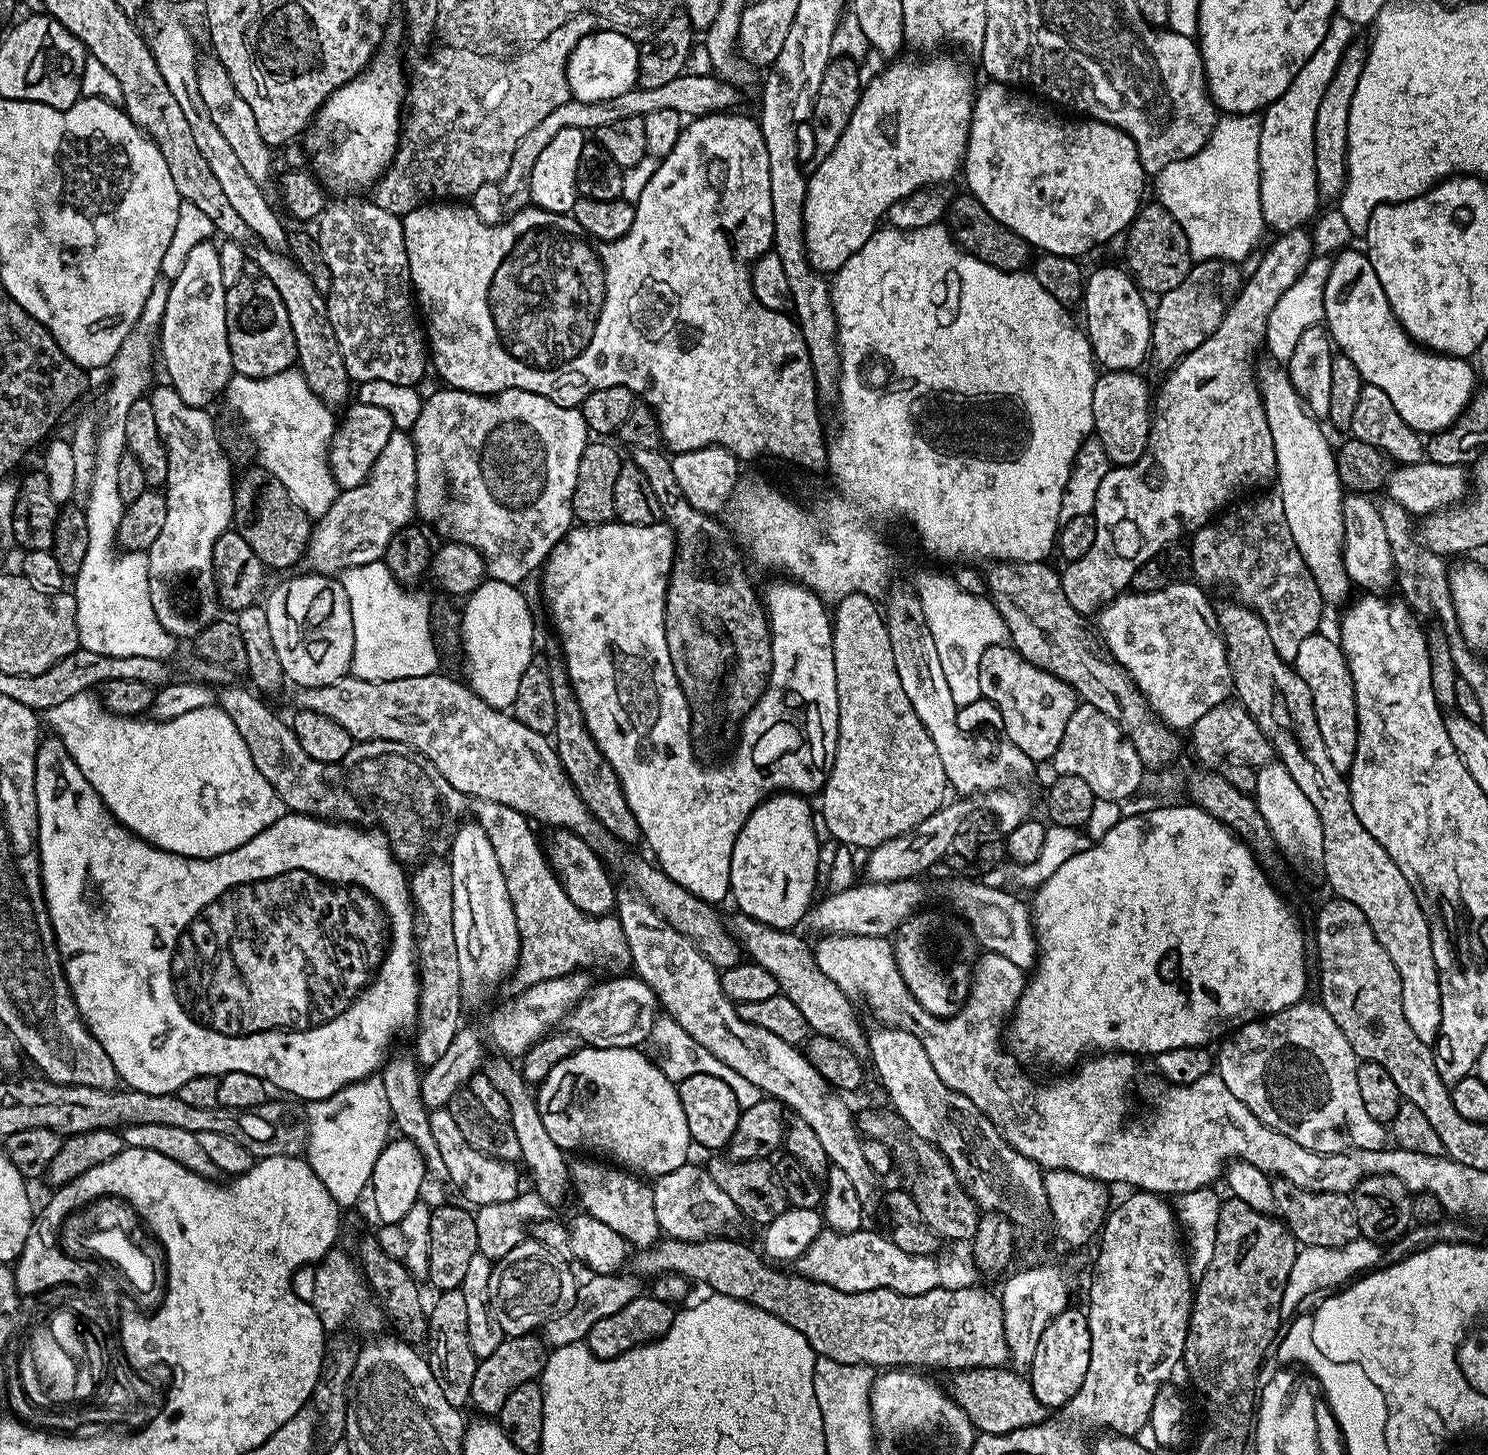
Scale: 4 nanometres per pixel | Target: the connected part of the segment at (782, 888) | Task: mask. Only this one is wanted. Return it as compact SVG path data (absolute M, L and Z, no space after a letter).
M781 792L761 800L746 818L734 842L730 862L730 896L743 915L771 928L792 930L814 903L820 840L812 825L812 808L800 794Z

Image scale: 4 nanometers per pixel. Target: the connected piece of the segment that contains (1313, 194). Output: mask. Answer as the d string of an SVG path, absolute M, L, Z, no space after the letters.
M1339 14L1333 15L1318 50L1314 50L1302 70L1298 70L1294 82L1286 86L1286 94L1262 113L1261 145L1258 147L1262 218L1269 229L1273 228L1273 233L1304 228L1317 215L1316 207L1322 203L1314 154L1314 118L1322 103L1322 94L1326 94L1326 86L1330 86L1330 78L1334 78L1338 70L1344 49L1354 43L1352 32L1354 26L1349 20Z

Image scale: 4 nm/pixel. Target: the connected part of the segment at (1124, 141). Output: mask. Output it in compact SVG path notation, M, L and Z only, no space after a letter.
M995 82L985 83L985 88L975 93L974 103L972 105L972 125L968 131L968 149L964 152L964 162L962 165L962 177L968 183L967 191L978 202L982 202L982 206L986 206L986 210L990 210L990 214L994 214L994 218L998 218L998 222L1002 222L1002 226L1006 226L1010 230L1014 230L1014 234L1018 234L1033 249L1040 252L1049 252L1050 254L1062 254L1063 256L1071 256L1073 258L1083 257L1083 252L1088 252L1091 248L1107 245L1110 238L1114 238L1114 234L1124 232L1128 225L1132 223L1132 219L1136 217L1136 213L1142 207L1144 196L1144 179L1146 173L1140 155L1138 154L1138 146L1134 146L1134 142L1130 138L1130 134L1126 134L1123 128L1115 128L1112 124L1107 124L1101 120L1093 120L1091 118L1076 118L1080 120L1063 120L1060 116L1055 116L1051 112L1051 107L1043 108L1039 104L1039 99L1031 100L1028 96L1023 96L1023 91L1013 90L1007 84L997 84Z

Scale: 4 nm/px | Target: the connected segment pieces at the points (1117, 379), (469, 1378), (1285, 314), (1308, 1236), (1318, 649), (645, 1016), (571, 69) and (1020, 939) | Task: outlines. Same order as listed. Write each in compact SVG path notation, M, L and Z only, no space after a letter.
M1104 370L1097 375L1094 386L1094 434L1102 442L1109 461L1113 465L1137 463L1149 451L1150 429L1150 396L1148 400L1148 384L1140 377L1136 370L1126 372L1113 372Z
M452 1288L448 1292L440 1292L437 1297L427 1309L426 1359L446 1402L463 1409L469 1403L470 1386L474 1382L474 1370L478 1363L474 1350L470 1350L470 1334L466 1330L466 1294L460 1288Z
M1332 207L1332 210L1323 212L1317 217L1313 223L1314 228L1310 230L1312 238L1313 251L1318 255L1313 257L1307 266L1307 269L1296 280L1295 284L1284 291L1282 298L1275 304L1272 319L1272 339L1274 345L1271 346L1271 356L1275 361L1287 362L1290 354L1294 352L1298 340L1302 334L1311 327L1319 325L1323 321L1324 316L1324 298L1325 298L1325 282L1329 277L1331 261L1326 258L1320 258L1320 255L1333 255L1338 251L1343 251L1352 241L1353 234L1350 226L1347 225L1346 218L1343 217L1339 207Z
M1272 1180L1275 1211L1301 1245L1344 1247L1361 1237L1358 1214L1354 1210L1351 1195L1342 1192L1311 1192L1294 1186L1288 1180Z
M1317 634L1306 638L1306 642L1298 646L1294 667L1302 682L1310 686L1318 730L1322 734L1322 742L1326 742L1326 754L1330 754L1330 762L1334 762L1339 772L1347 774L1352 769L1358 738L1354 682L1348 669L1348 659L1333 637L1331 640L1328 636Z
M629 974L629 976L620 976L617 980L610 980L606 984L600 985L597 989L596 987L589 991L588 995L568 1013L566 1017L566 1028L580 1039L581 1045L587 1046L589 1048L634 1048L643 1045L643 1040L647 1041L652 1034L652 1028L656 1025L656 1017L658 1015L658 1001L656 999L656 994L650 986L646 986L646 982L641 980L639 976L635 974Z
M591 32L574 46L568 59L568 85L572 99L582 102L602 102L626 94L637 87L640 74L640 50L637 41L617 32Z
M960 880L948 894L952 898L951 907L966 921L972 929L976 943L984 952L1002 954L1014 966L1028 970L1038 959L1036 930L1032 914L1027 903L1023 904L1007 887L995 888L986 882L975 884L972 880Z

